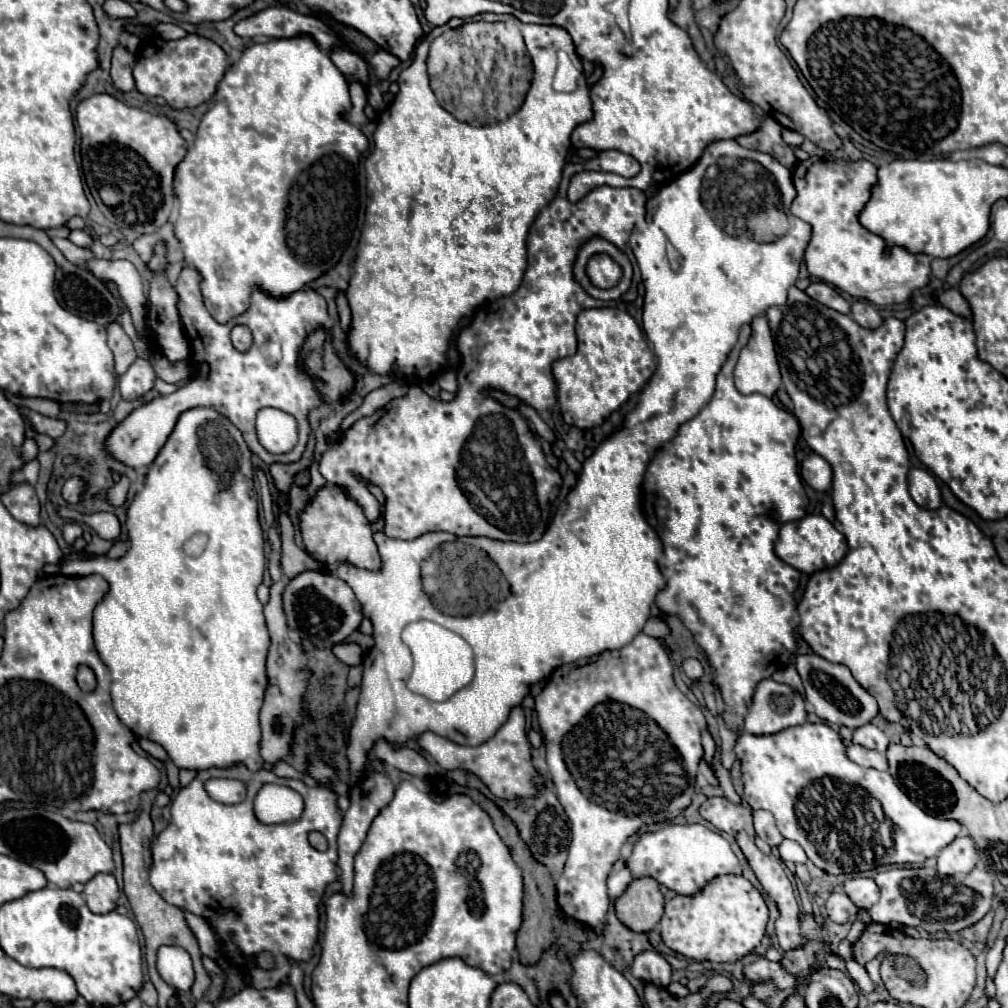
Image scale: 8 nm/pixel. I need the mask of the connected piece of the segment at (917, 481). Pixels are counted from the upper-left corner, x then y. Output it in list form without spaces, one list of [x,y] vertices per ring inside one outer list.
[[[912,468],[908,476],[908,489],[912,500],[928,510],[940,508],[942,496],[935,476],[924,468]]]

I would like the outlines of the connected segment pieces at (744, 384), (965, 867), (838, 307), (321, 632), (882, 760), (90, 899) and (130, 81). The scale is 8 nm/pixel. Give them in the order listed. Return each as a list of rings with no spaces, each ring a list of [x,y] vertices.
[[[756,316],[750,326],[750,340],[742,348],[734,368],[736,388],[742,394],[758,392],[772,398],[780,386],[780,368],[768,320],[766,316]]]
[[[958,836],[938,854],[938,872],[944,876],[968,874],[978,862],[976,844],[968,836]]]
[[[824,282],[810,284],[810,286],[806,288],[806,294],[808,294],[812,300],[816,300],[816,302],[820,302],[820,304],[824,304],[824,306],[840,312],[840,314],[850,314],[850,304],[848,304],[832,286],[828,286],[828,284],[824,284]]]
[[[302,572],[294,580],[290,580],[284,590],[284,610],[288,626],[292,630],[302,630],[302,634],[320,648],[332,648],[346,640],[354,630],[358,630],[364,618],[360,602],[356,600],[352,588],[344,584],[344,580],[340,580],[338,576],[322,572]]]
[[[852,744],[848,746],[846,750],[848,758],[864,768],[876,768],[876,770],[888,770],[888,760],[884,754],[876,752],[876,750],[868,750],[868,748],[862,748],[858,744]]]
[[[96,874],[84,884],[86,904],[94,914],[108,914],[116,908],[118,902],[118,884],[112,874]]]
[[[116,46],[112,54],[112,80],[114,86],[120,90],[134,90],[134,78],[132,78],[132,68],[134,68],[136,56],[130,54],[126,48]]]

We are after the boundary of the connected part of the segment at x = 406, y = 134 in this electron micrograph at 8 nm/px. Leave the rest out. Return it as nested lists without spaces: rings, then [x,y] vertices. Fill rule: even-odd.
[[[483,13],[467,19],[452,18],[448,24],[435,27],[419,41],[412,64],[402,70],[398,78],[399,92],[380,115],[374,132],[374,150],[364,164],[370,204],[366,208],[366,224],[354,262],[354,274],[346,290],[352,310],[348,342],[352,354],[364,362],[370,372],[382,376],[388,376],[392,366],[398,366],[402,378],[418,376],[412,378],[416,382],[434,380],[444,366],[448,342],[460,318],[472,316],[476,304],[482,304],[484,300],[496,300],[496,296],[516,292],[526,268],[524,236],[528,234],[536,212],[540,212],[540,208],[544,208],[544,204],[556,194],[562,166],[570,150],[572,130],[592,118],[588,90],[564,94],[552,88],[558,50],[564,50],[572,64],[582,70],[570,34],[558,26],[524,24],[520,20],[516,24],[534,64],[532,86],[522,108],[496,126],[470,126],[446,112],[436,102],[428,84],[426,61],[430,43],[446,30],[471,21],[491,22],[491,17],[502,15]]]

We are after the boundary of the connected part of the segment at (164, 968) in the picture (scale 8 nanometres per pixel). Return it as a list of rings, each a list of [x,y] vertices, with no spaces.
[[[164,946],[158,952],[158,972],[172,984],[172,988],[178,990],[188,990],[192,988],[194,980],[194,970],[192,970],[192,960],[188,952],[180,946]]]

